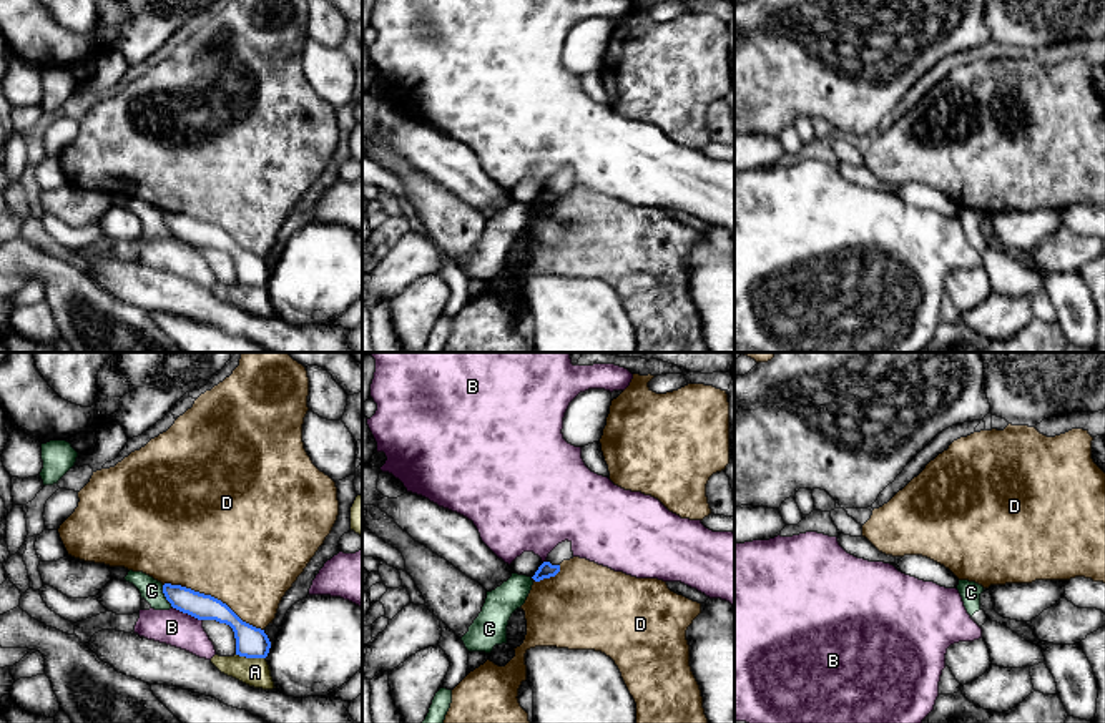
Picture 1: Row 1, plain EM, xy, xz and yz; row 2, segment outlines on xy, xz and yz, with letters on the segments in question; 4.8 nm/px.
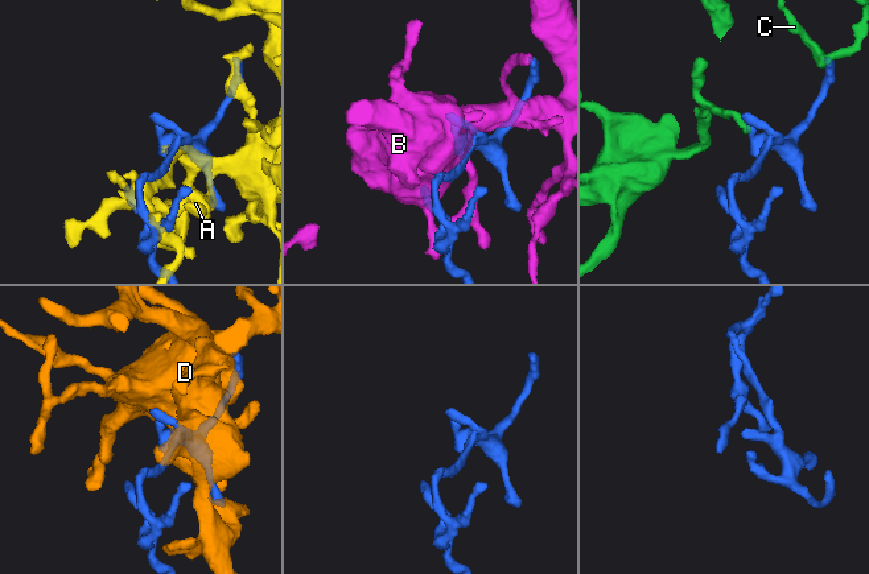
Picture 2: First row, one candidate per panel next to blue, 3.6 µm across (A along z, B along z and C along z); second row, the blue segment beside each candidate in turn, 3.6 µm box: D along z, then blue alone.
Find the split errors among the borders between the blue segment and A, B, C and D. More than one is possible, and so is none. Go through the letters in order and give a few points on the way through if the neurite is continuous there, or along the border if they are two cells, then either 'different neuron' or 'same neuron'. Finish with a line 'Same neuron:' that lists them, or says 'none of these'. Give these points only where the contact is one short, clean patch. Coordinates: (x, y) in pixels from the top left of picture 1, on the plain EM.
A: different neuron
B: different neuron
C: border xy (162, 213), (163, 223), (173, 235); different neuron
D: different neuron
Same neuron: none of these

